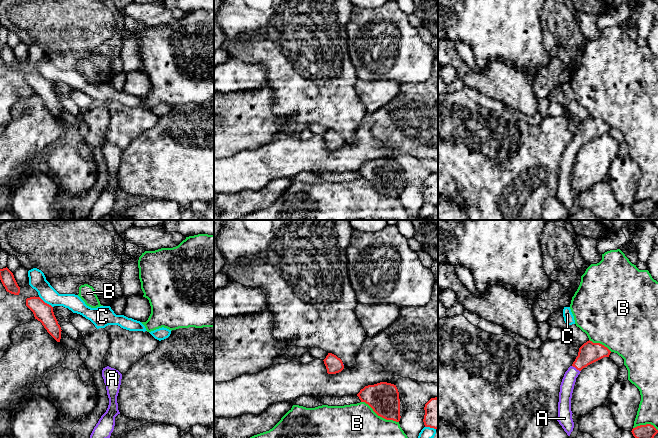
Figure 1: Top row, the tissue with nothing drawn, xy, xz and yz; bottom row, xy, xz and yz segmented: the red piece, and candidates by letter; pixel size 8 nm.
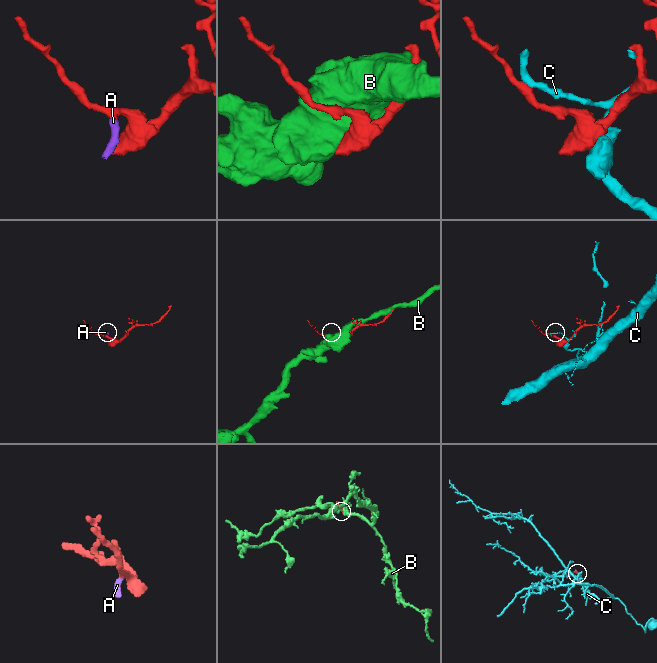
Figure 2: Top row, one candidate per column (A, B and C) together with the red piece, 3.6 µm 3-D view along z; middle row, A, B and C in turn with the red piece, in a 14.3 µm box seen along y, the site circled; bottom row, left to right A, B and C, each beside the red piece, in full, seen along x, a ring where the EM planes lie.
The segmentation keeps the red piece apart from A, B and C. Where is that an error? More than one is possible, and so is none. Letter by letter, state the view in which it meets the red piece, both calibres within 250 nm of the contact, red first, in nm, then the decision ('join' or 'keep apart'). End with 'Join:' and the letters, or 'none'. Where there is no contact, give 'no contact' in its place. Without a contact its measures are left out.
A: meets red in yz; 170 nm thick on the red side, 110 nm on the other; join
B: meets red in xz; 240 nm thick on the red side, 500 nm on the other; keep apart
C: meets red in xy; 160 nm thick on the red side, 140 nm on the other; keep apart
Join: A

